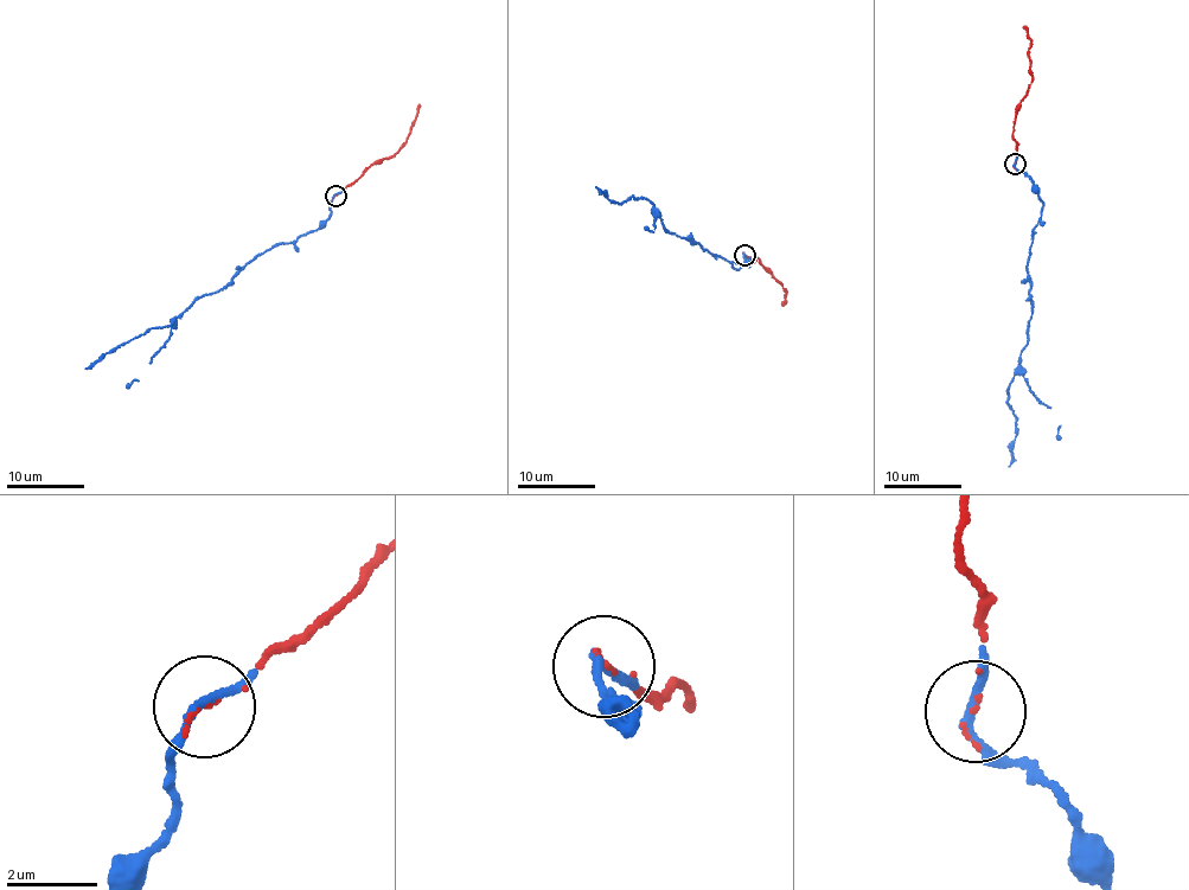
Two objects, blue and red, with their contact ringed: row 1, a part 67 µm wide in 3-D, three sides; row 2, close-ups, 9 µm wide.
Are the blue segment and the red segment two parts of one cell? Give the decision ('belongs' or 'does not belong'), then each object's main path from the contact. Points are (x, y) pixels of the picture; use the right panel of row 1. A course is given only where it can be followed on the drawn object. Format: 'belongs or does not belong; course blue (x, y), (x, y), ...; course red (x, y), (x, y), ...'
belongs; course blue (1015, 162), (1042, 205), (1027, 268), (1031, 306), (1028, 335), (1005, 392), (1016, 433), (1008, 467); course red (1015, 162), (1016, 145), (1012, 132), (1033, 77), (1030, 39), (1023, 25)

